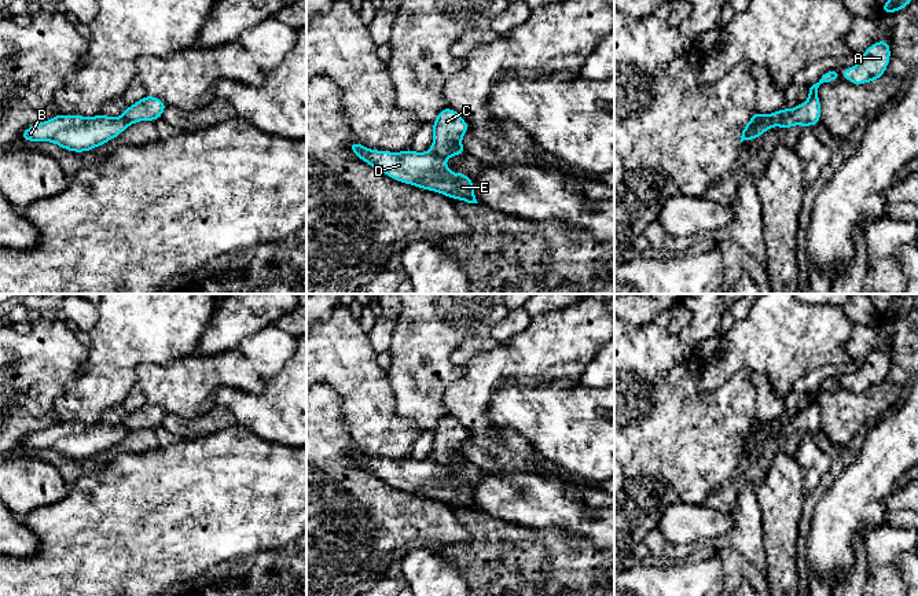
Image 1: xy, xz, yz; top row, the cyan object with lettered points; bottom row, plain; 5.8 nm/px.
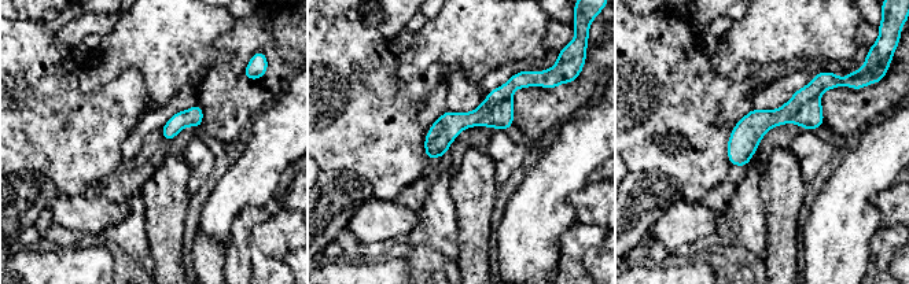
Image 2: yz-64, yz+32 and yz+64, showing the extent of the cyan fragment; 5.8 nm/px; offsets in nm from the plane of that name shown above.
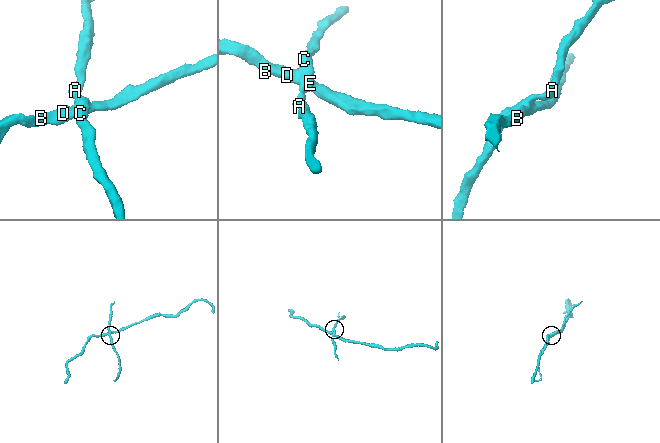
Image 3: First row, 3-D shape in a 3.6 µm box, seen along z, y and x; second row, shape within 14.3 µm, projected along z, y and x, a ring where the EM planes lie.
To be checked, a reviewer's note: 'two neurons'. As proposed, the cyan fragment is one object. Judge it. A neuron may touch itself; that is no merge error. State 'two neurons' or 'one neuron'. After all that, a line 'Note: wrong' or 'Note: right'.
two neurons
Note: right

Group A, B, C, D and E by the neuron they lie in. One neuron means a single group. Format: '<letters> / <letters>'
A C / B D E

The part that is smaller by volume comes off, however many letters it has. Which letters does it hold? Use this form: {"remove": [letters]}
{"remove": ["A", "C"]}

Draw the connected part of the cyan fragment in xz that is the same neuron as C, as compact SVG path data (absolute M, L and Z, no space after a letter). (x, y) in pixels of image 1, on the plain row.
M444 415L433 430L432 461L438 467L448 467L466 460L462 445L469 438L469 431L452 416Z

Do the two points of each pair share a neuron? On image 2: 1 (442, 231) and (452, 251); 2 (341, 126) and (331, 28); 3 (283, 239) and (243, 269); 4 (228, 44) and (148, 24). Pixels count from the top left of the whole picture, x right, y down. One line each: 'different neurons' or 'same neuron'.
1: same neuron
2: same neuron
3: different neurons
4: different neurons

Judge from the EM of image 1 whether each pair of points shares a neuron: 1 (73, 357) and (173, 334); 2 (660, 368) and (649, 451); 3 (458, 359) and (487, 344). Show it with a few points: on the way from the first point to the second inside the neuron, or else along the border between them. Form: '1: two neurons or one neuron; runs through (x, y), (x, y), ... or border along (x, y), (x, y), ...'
1: two neurons; border along (88, 348), (85, 361), (73, 376)
2: one neuron; runs through (657, 389), (653, 430)
3: one neuron; runs through (465, 352), (470, 346), (480, 344)

